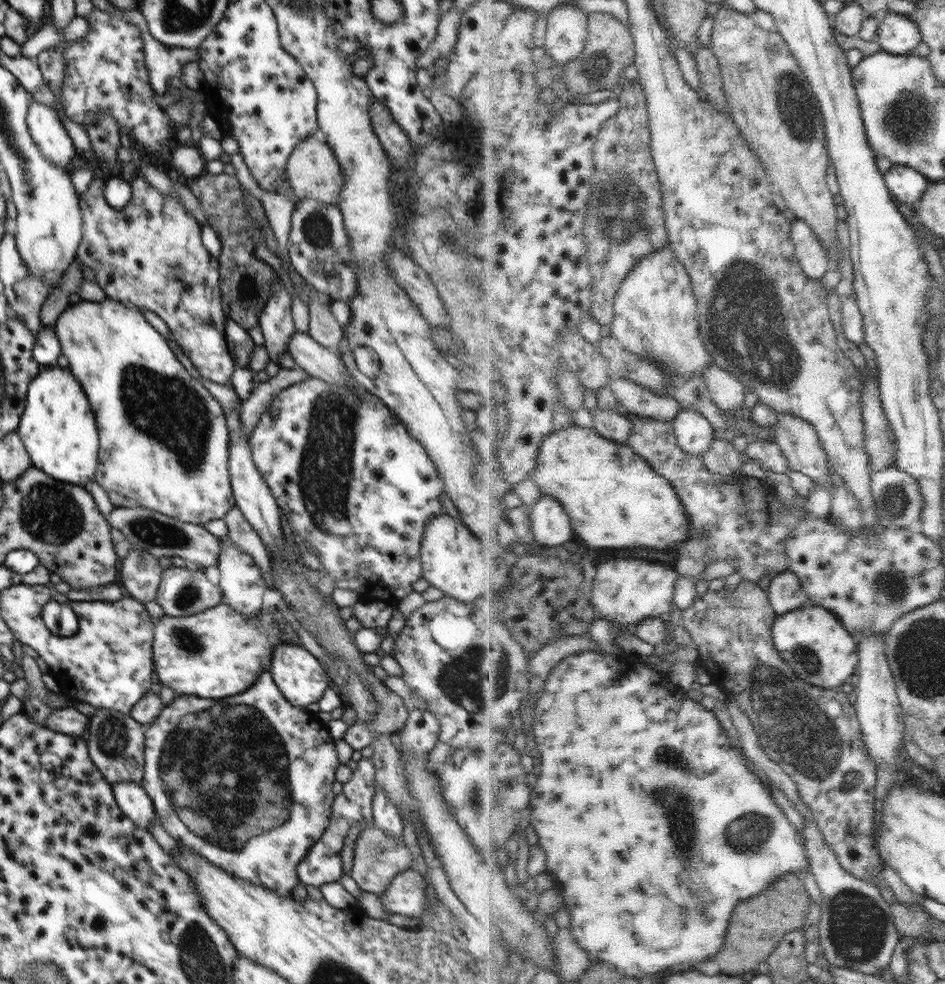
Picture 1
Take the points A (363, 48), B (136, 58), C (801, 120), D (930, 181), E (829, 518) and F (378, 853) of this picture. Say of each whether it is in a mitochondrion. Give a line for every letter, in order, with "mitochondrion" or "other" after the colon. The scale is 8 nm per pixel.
A: other
B: other
C: mitochondrion
D: other
E: other
F: mitochondrion

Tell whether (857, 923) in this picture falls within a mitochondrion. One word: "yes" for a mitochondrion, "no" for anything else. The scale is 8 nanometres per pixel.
yes

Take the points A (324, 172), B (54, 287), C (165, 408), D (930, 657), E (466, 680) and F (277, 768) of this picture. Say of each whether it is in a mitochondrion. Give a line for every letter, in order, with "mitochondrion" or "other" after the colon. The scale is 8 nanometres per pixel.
A: other
B: other
C: mitochondrion
D: mitochondrion
E: mitochondrion
F: other

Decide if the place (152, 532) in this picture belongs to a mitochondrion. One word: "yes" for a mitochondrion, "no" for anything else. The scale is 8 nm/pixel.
yes

